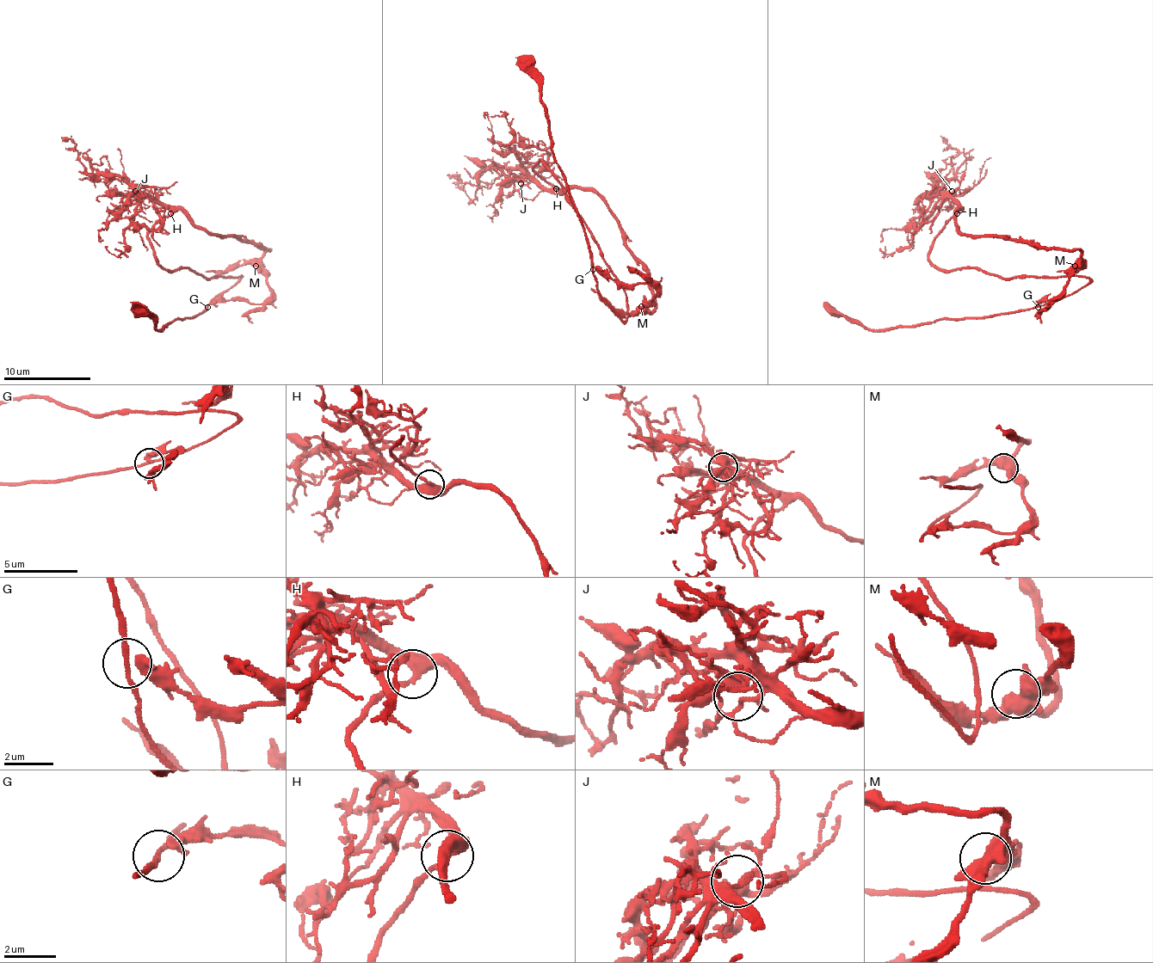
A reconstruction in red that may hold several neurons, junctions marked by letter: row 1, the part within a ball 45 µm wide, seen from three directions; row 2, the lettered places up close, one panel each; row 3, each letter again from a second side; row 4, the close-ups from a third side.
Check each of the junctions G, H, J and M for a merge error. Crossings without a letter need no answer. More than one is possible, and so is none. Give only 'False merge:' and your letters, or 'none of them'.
False merge: none of them

